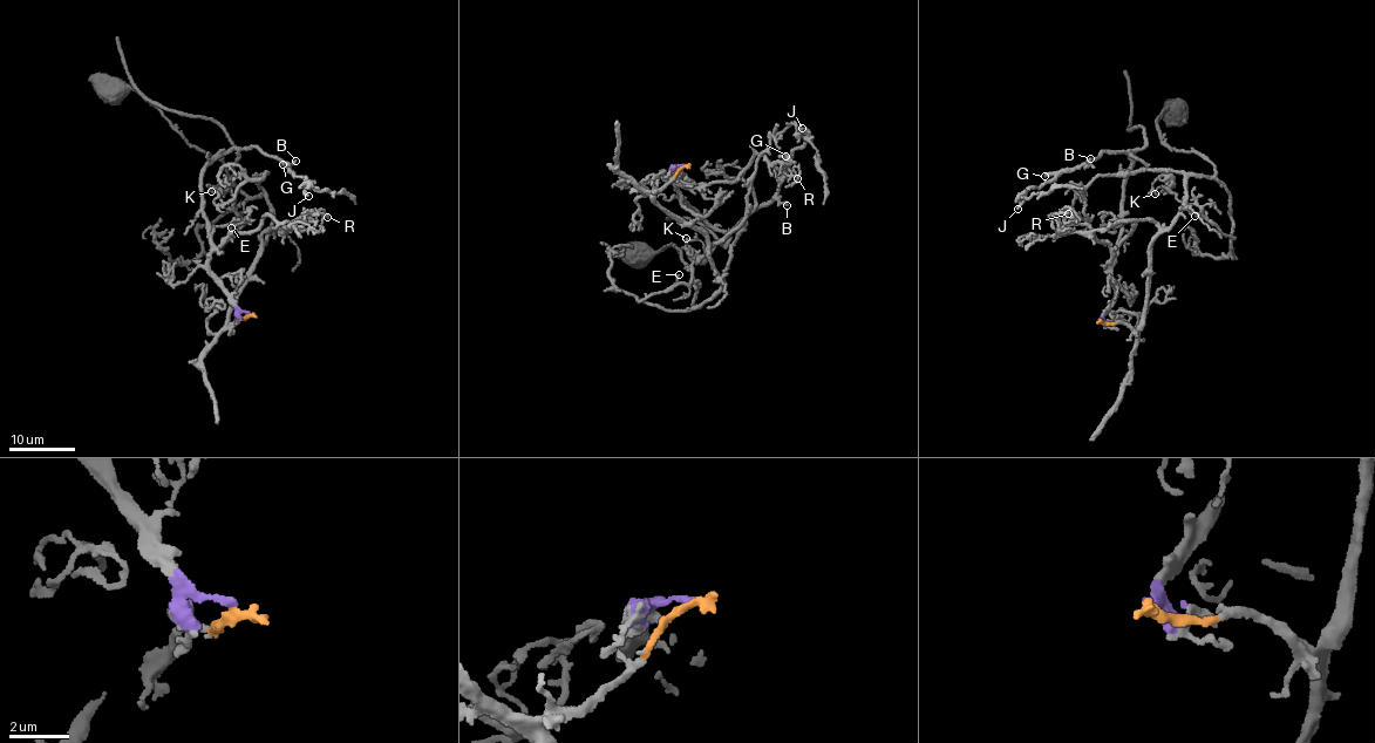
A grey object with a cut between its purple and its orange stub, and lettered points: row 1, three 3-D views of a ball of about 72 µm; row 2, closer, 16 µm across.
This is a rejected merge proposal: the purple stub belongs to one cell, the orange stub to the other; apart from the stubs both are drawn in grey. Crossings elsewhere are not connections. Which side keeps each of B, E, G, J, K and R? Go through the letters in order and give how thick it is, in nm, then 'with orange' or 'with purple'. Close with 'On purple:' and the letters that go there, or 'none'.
B: 190 nm | with purple
E: 150 nm | with orange
G: 200 nm | with purple
J: 200 nm | with purple
K: 140 nm | with purple
R: 160 nm | with purple
On purple: B, G, J, K, R

